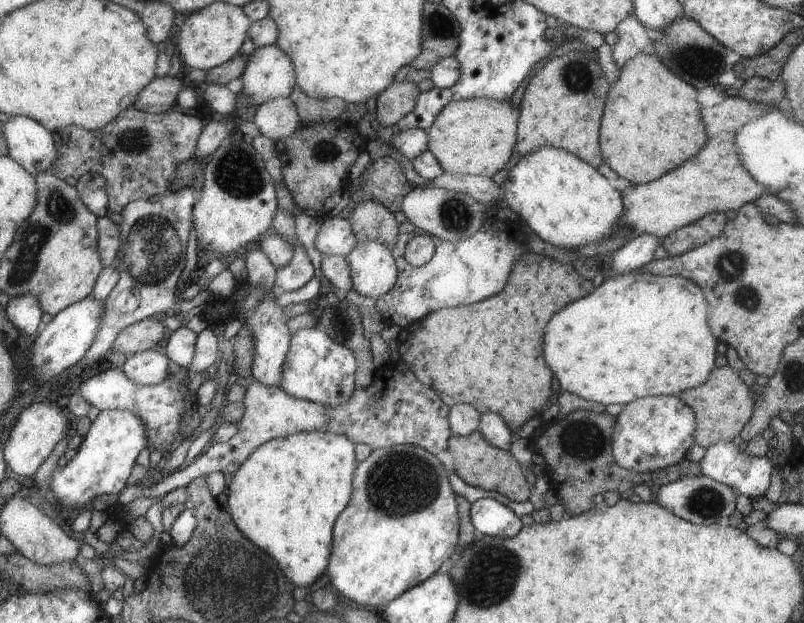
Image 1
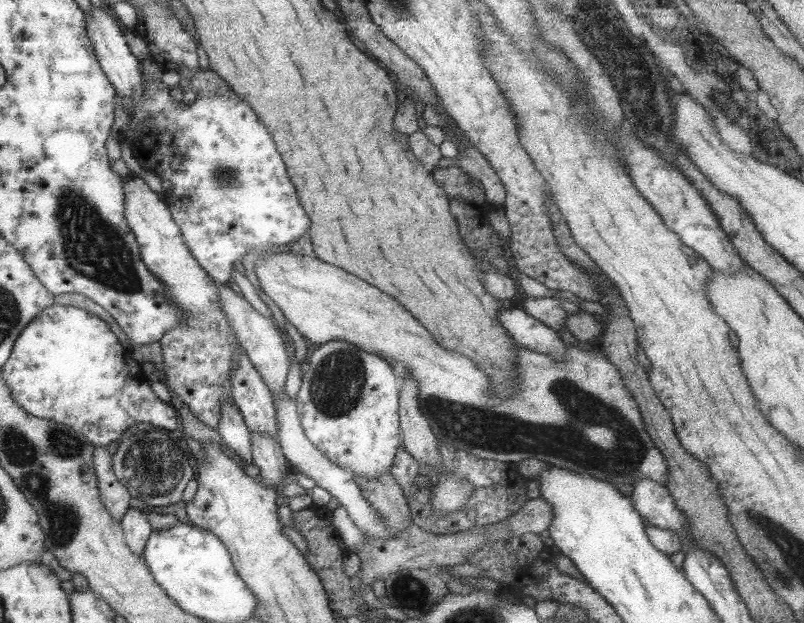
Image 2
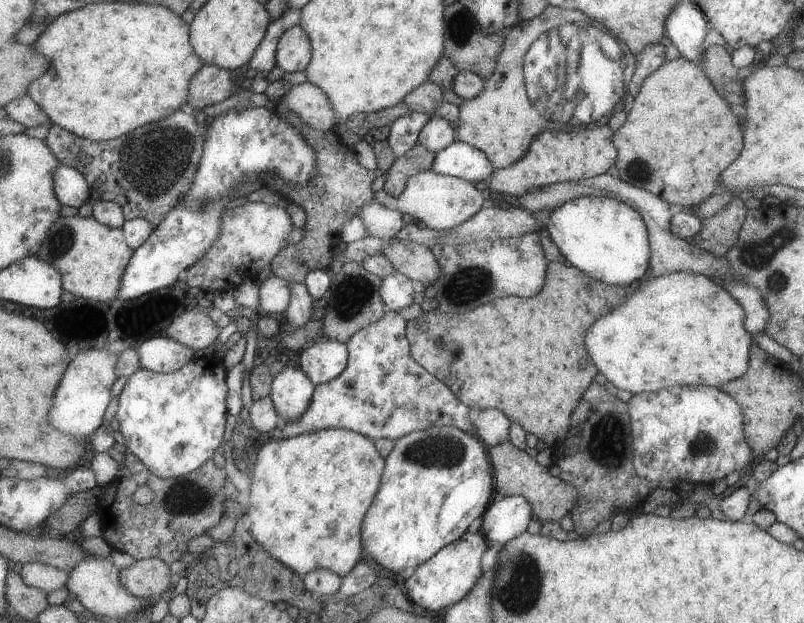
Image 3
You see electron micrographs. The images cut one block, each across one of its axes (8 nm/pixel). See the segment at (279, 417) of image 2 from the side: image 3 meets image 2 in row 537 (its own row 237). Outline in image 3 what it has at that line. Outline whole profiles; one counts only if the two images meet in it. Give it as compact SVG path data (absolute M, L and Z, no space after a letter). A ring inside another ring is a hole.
M376 199L366 204L359 217L364 222L367 236L374 238L393 238L405 225L401 212L382 206Z

